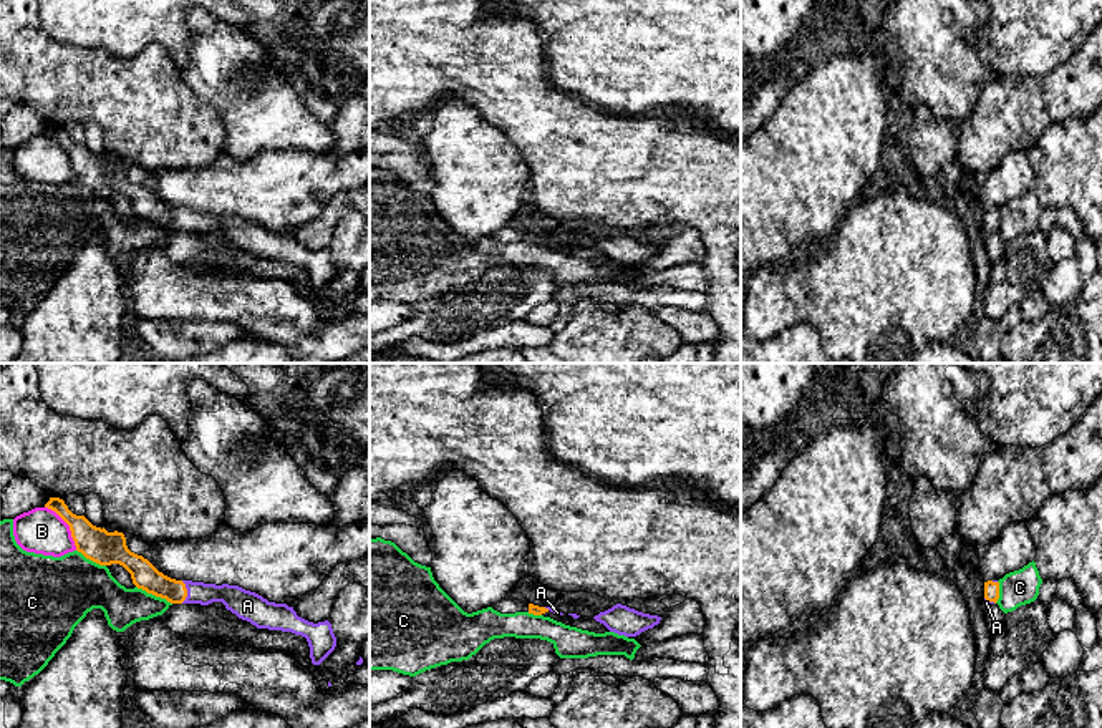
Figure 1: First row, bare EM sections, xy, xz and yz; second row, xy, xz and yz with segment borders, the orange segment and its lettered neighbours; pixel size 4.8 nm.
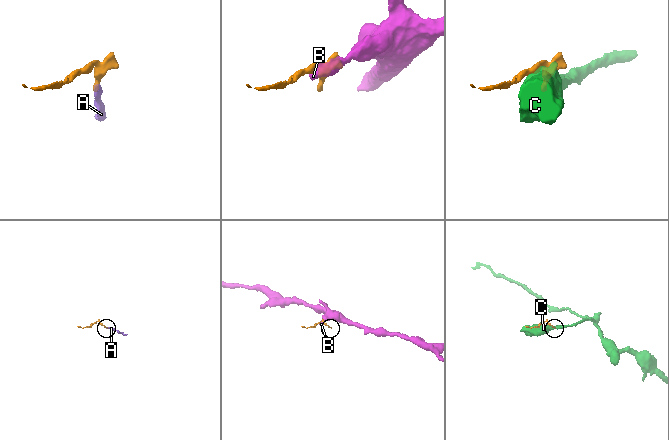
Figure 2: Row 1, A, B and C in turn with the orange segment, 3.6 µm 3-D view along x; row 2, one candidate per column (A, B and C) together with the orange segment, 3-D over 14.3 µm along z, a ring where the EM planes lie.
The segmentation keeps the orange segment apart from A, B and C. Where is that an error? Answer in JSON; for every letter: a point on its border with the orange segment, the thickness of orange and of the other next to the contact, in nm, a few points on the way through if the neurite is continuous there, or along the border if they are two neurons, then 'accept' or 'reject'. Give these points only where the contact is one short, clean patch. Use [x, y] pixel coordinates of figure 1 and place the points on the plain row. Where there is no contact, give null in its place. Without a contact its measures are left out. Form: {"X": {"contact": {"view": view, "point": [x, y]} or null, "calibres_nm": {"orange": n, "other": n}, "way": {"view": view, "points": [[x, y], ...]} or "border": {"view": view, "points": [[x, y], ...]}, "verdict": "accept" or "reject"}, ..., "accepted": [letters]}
{"A": {"contact": {"view": "xy", "point": [186, 221]}, "calibres_nm": {"orange": 130, "other": 130}, "way": {"view": "xy", "points": [[144, 204], [164, 216], [186, 221], [224, 221], [236, 228]]}, "verdict": "accept"}, "B": {"contact": {"view": "xy", "point": [68, 153]}, "calibres_nm": {"orange": 160, "other": 220}, "verdict": "reject"}, "C": {"contact": {"view": "xy", "point": [154, 223]}, "calibres_nm": {"orange": 130, "other": 190}, "verdict": "reject"}, "accepted": ["A"]}

